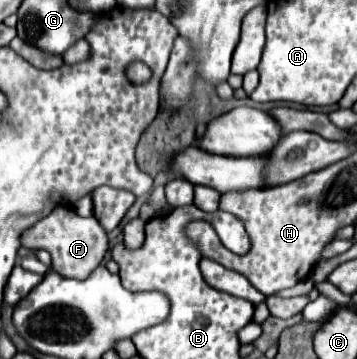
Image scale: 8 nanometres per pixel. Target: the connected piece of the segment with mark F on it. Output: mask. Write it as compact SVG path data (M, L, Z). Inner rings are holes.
M57 206L49 216L35 222L21 234L21 246L43 248L51 254L51 268L65 276L85 280L109 252L109 236L97 218L81 218L71 206Z

